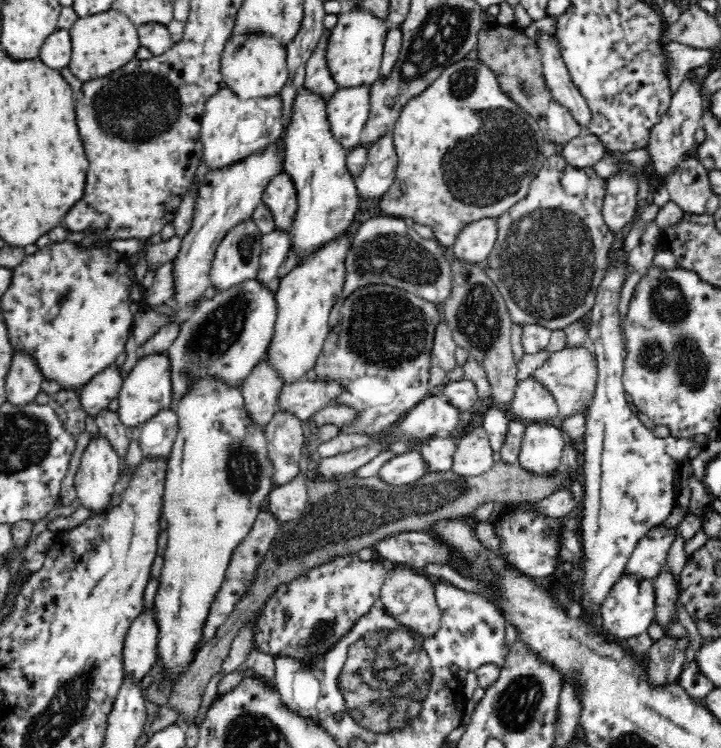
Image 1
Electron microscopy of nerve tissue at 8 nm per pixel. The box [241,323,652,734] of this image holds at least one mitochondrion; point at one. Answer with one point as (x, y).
(350, 512)

